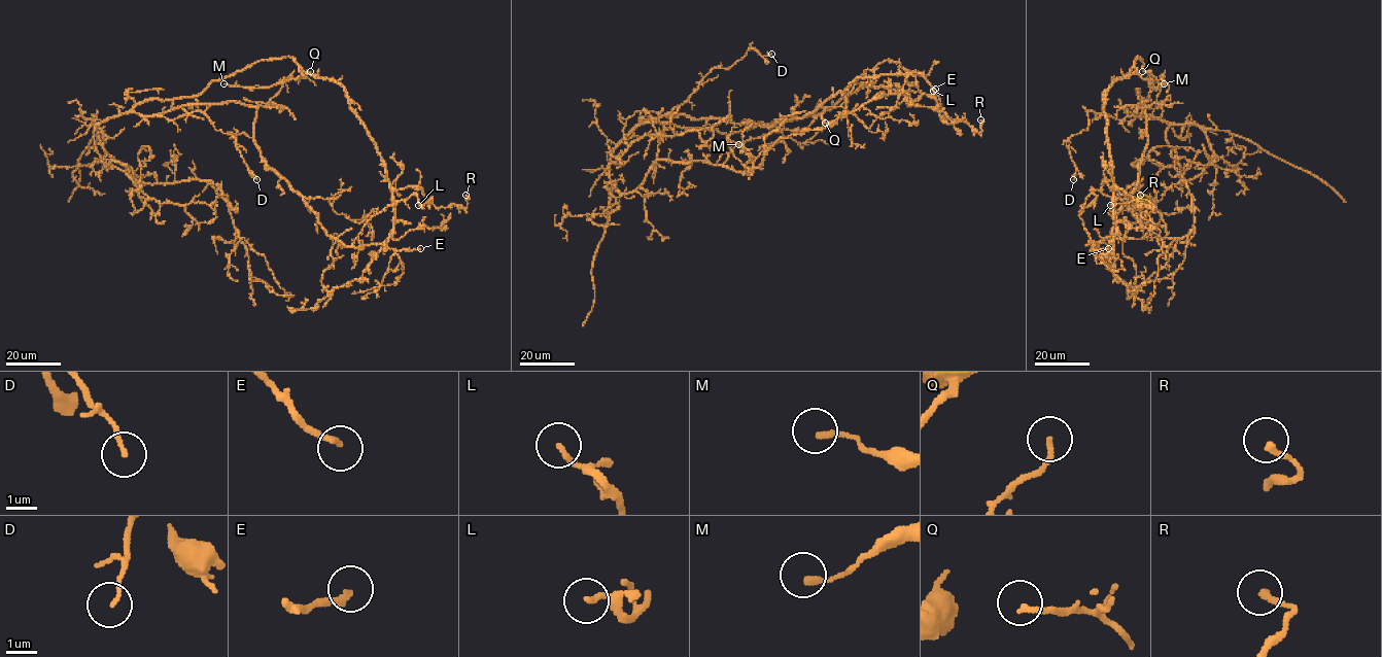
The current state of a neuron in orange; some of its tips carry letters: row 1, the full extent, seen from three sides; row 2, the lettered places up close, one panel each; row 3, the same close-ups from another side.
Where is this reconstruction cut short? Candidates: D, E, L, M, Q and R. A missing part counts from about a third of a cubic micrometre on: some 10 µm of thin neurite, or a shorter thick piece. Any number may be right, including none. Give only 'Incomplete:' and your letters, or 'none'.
Incomplete: none

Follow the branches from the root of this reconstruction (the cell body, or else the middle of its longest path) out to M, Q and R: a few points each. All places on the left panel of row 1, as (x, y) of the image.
M: (170, 99), (198, 96), (211, 82), (262, 60), (290, 57), (301, 67), (297, 78), (269, 87), (223, 83)
Q: (170, 99), (144, 100), (133, 110), (154, 115), (199, 103), (266, 106), (286, 78), (297, 80), (310, 71)
R: (170, 99), (290, 57), (344, 89), (393, 188), (418, 186), (437, 207), (465, 207), (465, 195)

